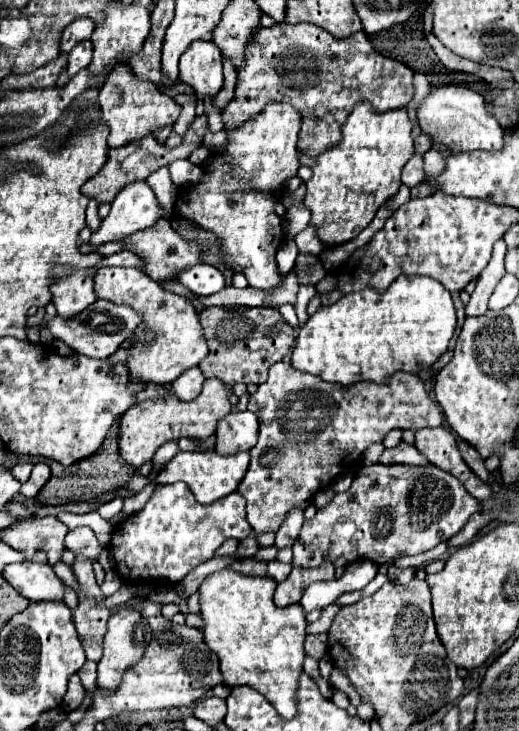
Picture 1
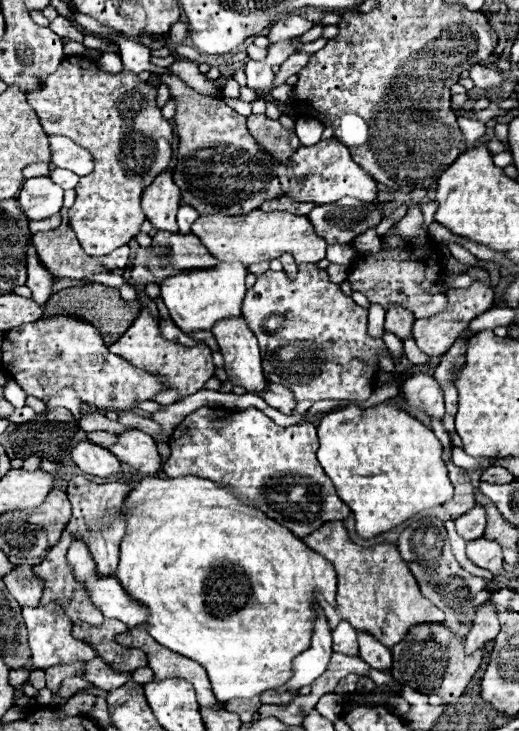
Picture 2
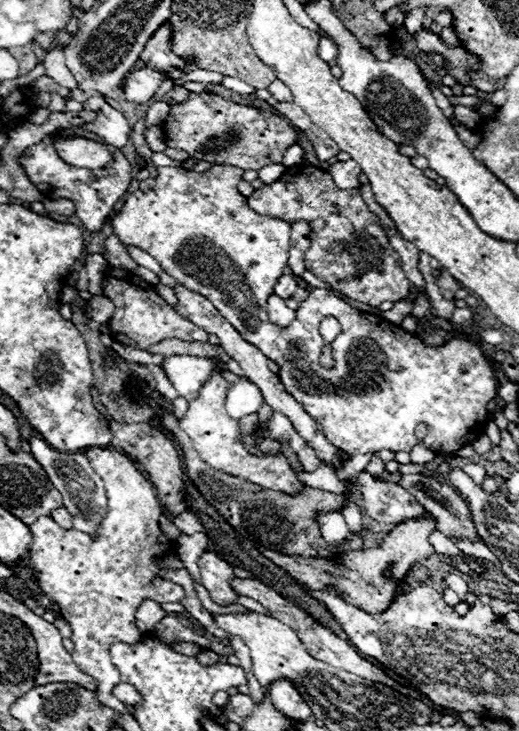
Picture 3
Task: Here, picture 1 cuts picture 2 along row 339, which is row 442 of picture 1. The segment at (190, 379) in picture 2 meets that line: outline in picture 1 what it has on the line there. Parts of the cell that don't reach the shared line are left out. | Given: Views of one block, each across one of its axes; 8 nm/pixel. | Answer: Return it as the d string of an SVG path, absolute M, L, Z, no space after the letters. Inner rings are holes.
M208 378L202 384L202 392L190 402L180 400L170 388L164 398L148 398L148 400L132 406L120 420L122 458L126 458L126 462L132 464L134 468L140 468L144 462L152 460L158 446L162 446L162 442L168 442L170 438L188 436L188 438L204 440L208 436L212 436L216 430L216 422L232 410L228 398L230 398L230 386L226 382L222 382L220 378Z

